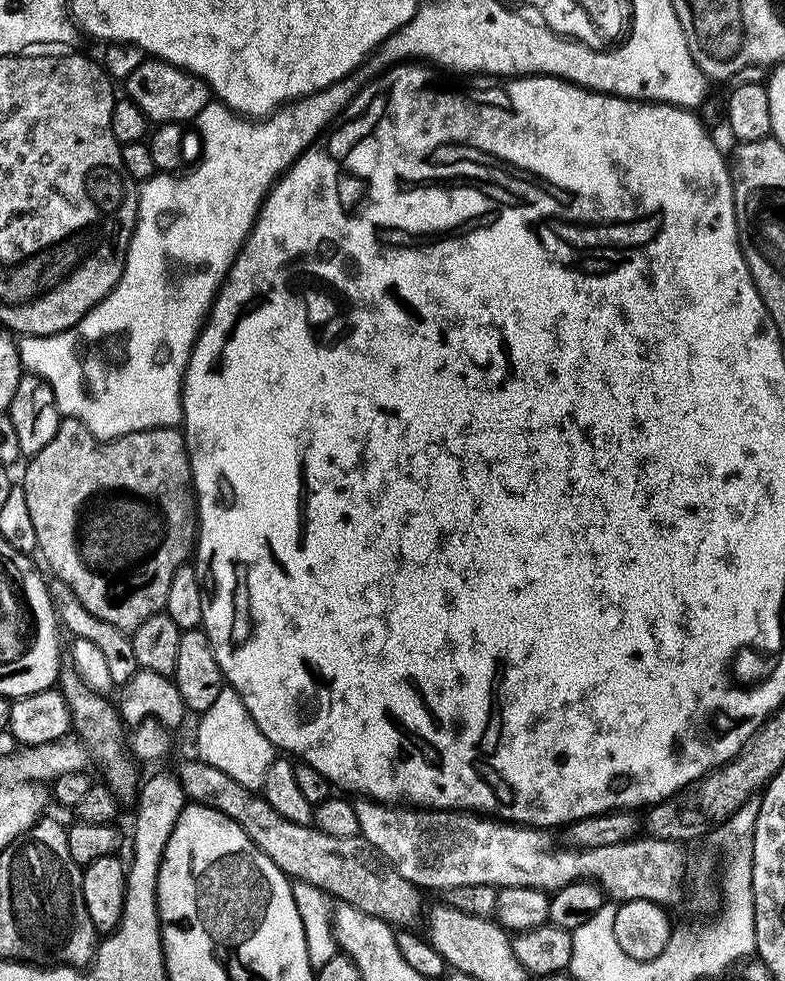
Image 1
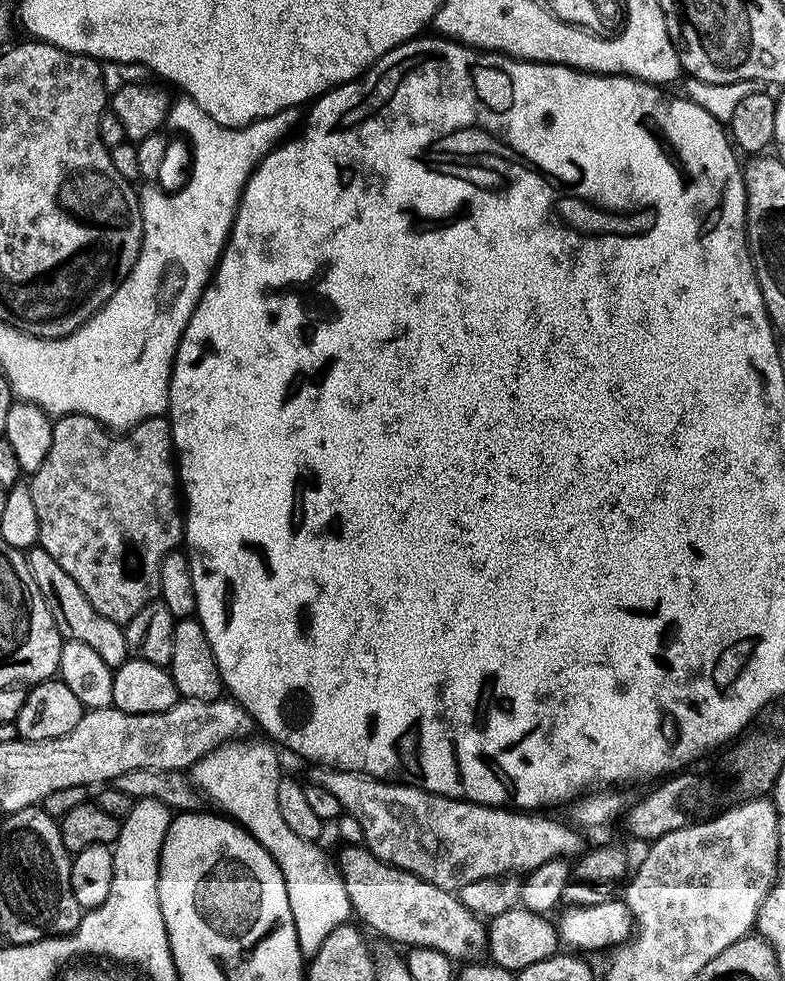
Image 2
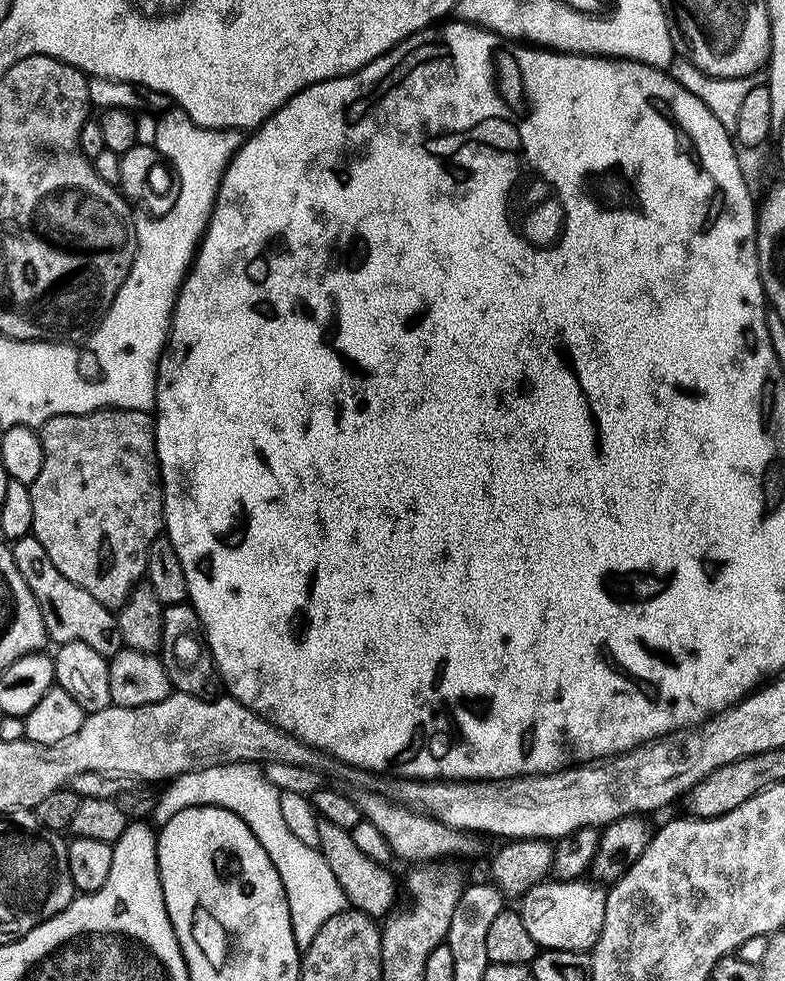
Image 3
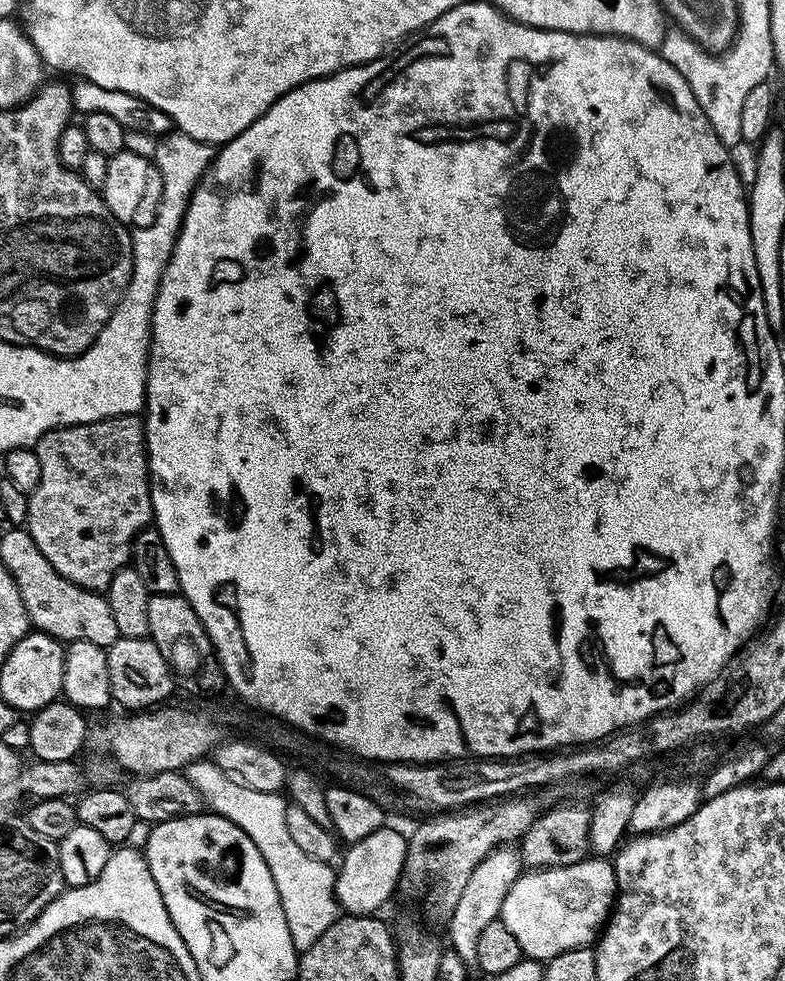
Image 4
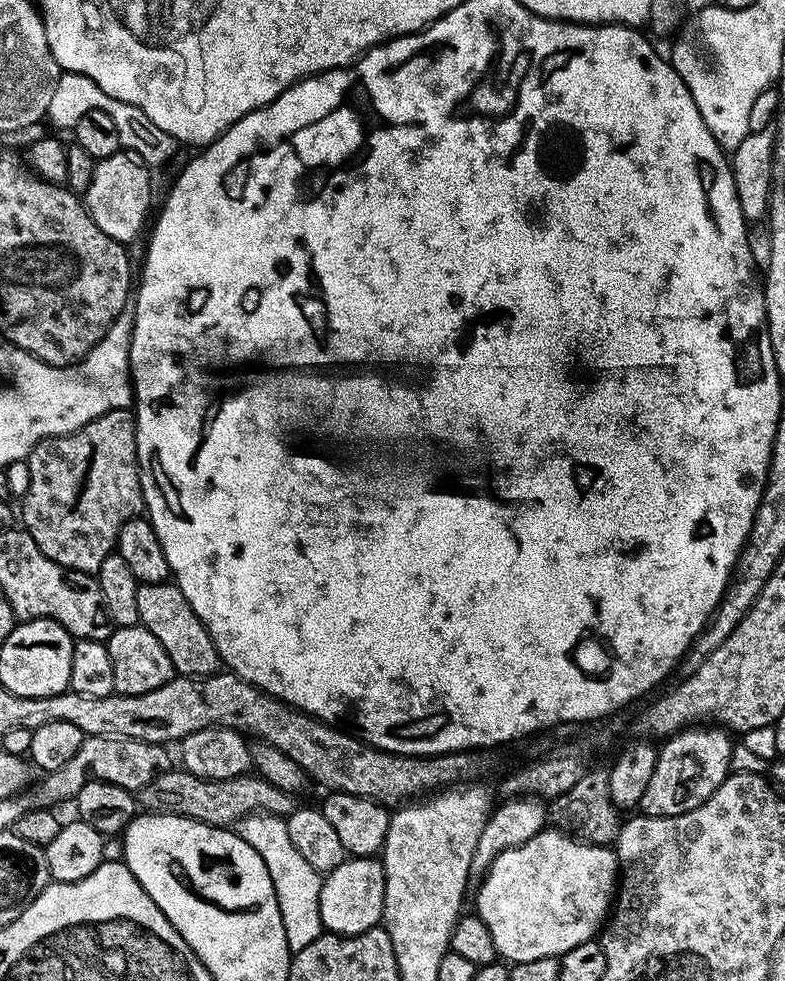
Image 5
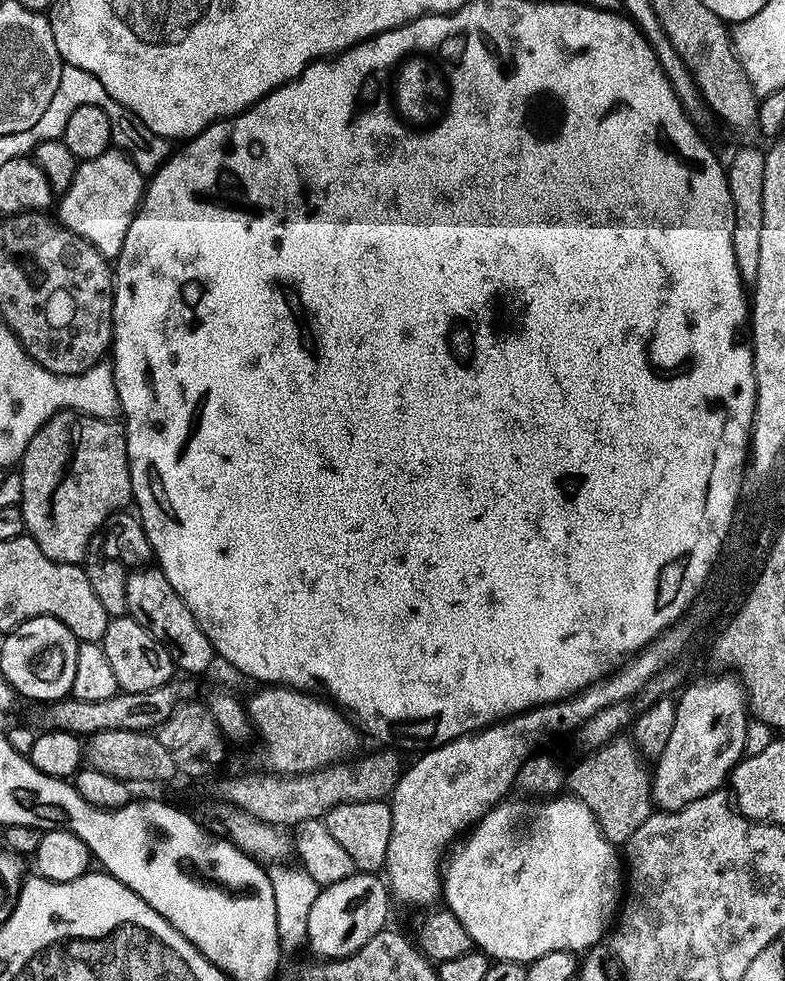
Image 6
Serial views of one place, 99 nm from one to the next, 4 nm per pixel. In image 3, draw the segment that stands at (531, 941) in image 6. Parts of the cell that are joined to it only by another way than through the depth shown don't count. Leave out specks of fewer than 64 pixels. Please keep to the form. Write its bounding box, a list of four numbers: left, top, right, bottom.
[518,879,604,952]

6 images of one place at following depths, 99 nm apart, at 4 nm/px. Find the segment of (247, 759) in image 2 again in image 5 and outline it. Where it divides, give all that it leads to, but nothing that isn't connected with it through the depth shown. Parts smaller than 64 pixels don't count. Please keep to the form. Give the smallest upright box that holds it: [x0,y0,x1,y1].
[238,812,325,953]

